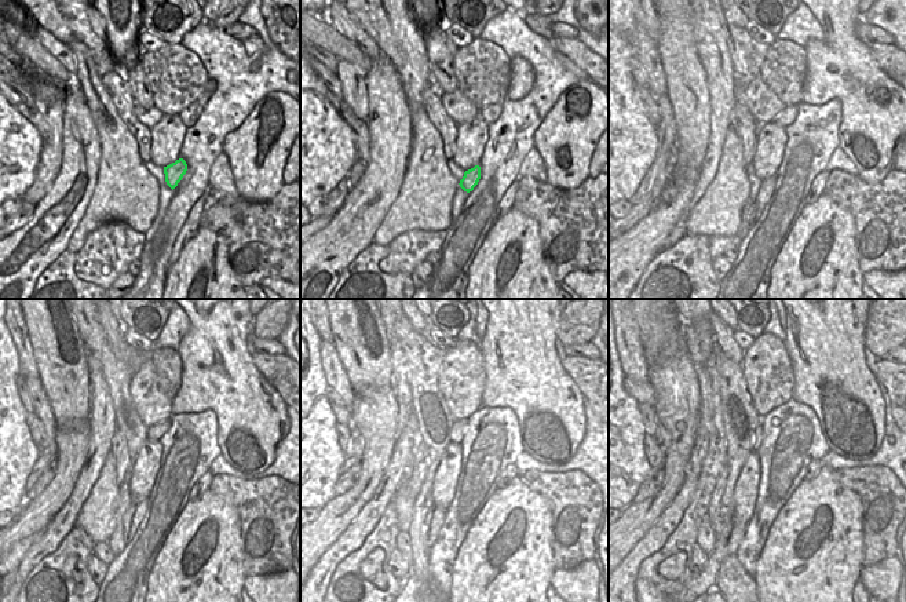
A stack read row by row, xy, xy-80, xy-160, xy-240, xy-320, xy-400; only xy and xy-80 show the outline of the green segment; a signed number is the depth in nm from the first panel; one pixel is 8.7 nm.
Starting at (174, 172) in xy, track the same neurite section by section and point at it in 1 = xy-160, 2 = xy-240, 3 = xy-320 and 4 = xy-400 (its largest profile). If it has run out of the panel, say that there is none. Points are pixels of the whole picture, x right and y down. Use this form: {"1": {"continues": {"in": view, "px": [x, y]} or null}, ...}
{"1": {"continues": {"in": "xy-160", "px": [752, 210]}}, "2": {"continues": {"in": "xy-240", "px": [132, 517]}}, "3": {"continues": {"in": "xy-320", "px": [435, 520]}}, "4": {"continues": {"in": "xy-400", "px": [726, 544]}}}

